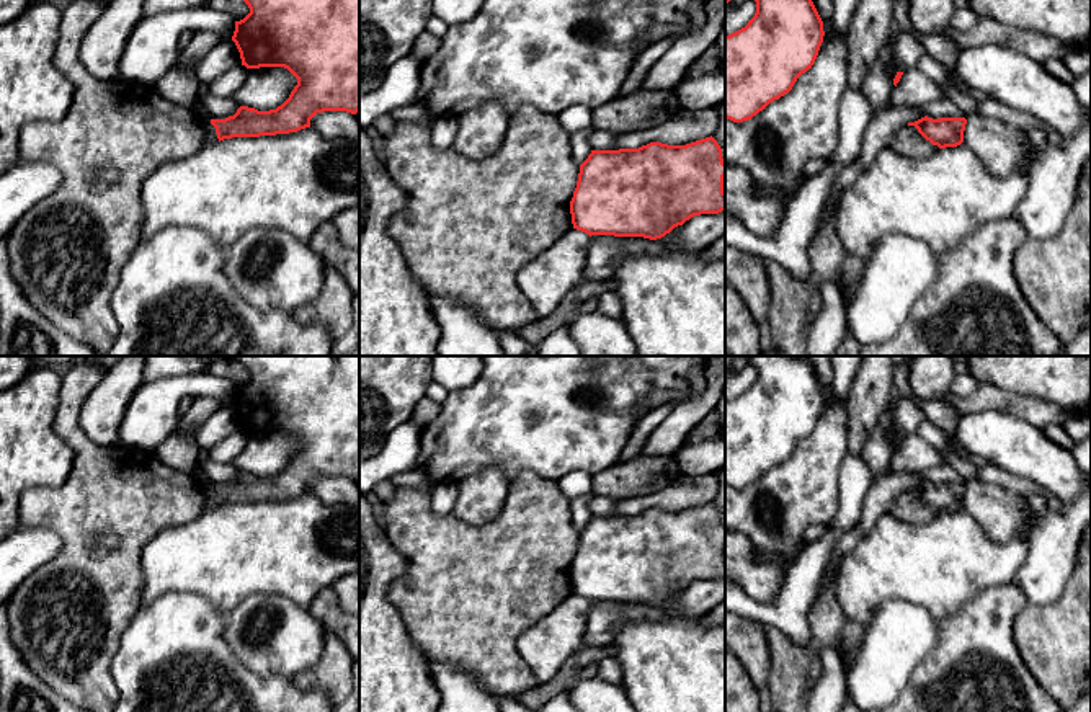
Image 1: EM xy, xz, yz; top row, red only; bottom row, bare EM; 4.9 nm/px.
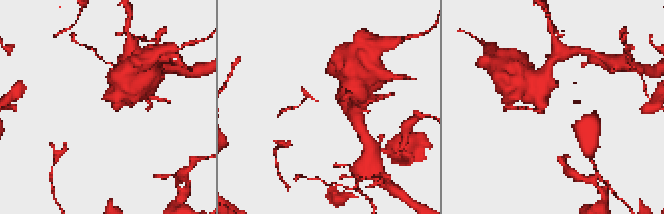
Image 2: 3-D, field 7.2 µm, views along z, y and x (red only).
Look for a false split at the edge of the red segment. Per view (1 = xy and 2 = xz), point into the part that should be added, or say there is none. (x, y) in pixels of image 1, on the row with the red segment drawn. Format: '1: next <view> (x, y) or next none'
1: next none
2: next none

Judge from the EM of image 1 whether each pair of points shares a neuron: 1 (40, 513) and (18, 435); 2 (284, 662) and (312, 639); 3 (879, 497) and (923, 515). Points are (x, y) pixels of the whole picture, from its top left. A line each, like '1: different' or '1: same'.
1: different
2: same
3: different

